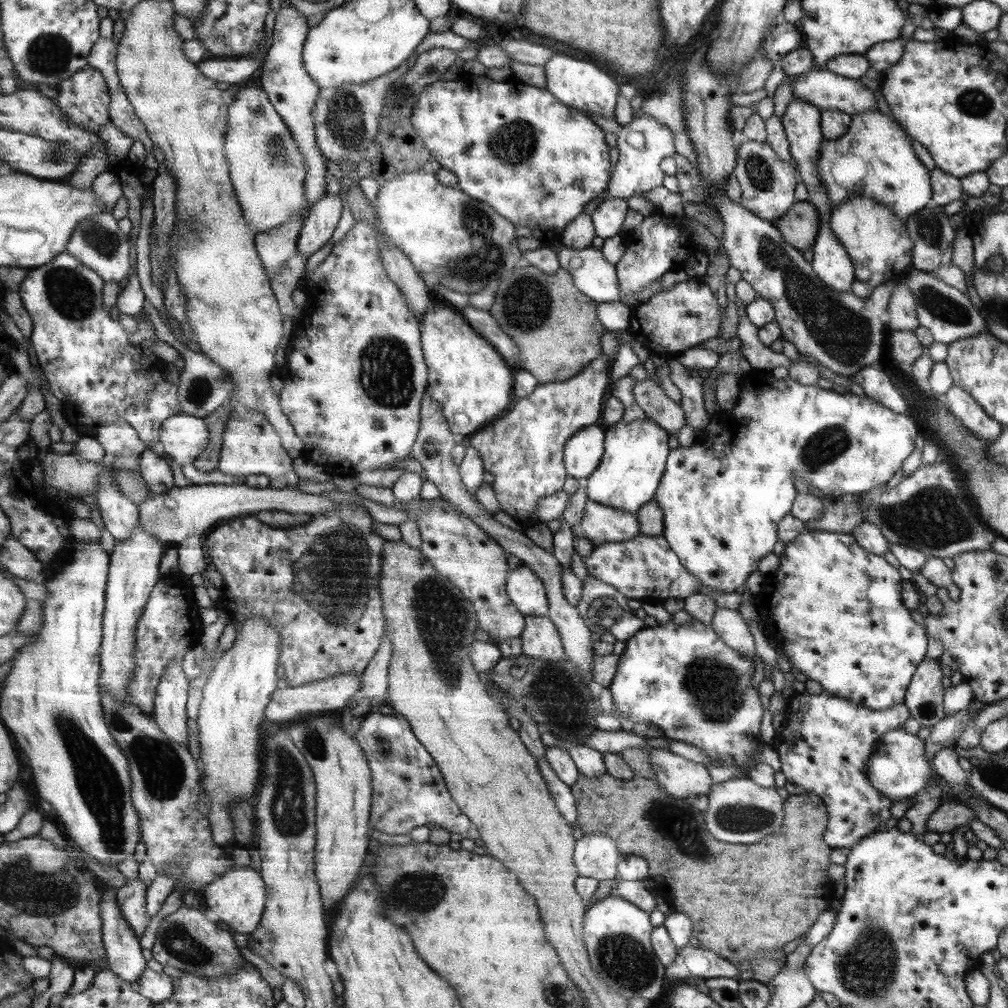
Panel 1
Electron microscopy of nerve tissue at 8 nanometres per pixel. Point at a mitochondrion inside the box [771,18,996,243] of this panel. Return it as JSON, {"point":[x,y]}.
{"point":[973,101]}

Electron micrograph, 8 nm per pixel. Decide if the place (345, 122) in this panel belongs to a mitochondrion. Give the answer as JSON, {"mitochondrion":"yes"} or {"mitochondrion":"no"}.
{"mitochondrion":"yes"}

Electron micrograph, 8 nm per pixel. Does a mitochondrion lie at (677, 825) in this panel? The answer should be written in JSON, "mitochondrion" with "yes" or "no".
{"mitochondrion":"yes"}

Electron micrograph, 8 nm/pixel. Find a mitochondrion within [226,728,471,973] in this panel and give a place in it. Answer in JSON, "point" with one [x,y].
{"point":[289,812]}

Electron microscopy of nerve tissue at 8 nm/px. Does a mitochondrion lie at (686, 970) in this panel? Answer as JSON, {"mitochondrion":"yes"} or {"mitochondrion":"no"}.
{"mitochondrion":"no"}

